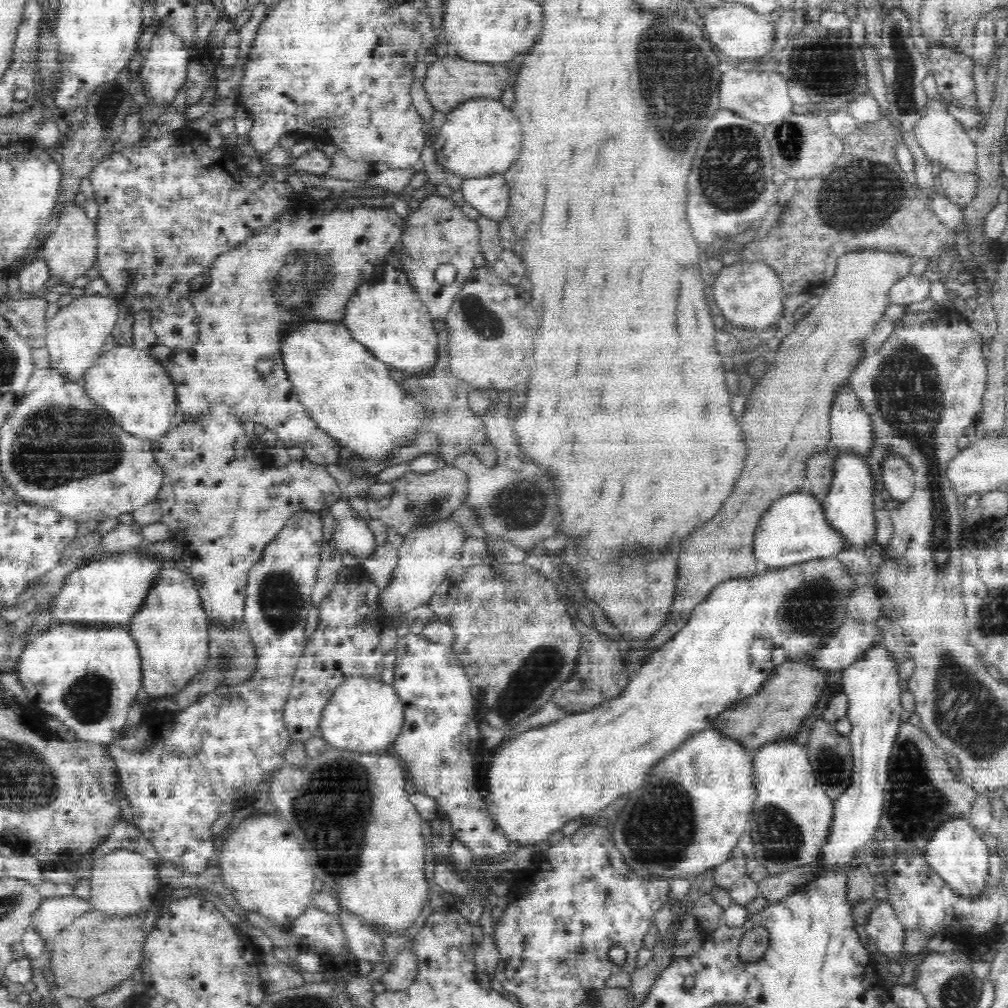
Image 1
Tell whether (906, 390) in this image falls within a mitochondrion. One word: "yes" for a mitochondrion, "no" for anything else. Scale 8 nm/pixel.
yes

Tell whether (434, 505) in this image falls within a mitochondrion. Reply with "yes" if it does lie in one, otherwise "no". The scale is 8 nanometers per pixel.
yes

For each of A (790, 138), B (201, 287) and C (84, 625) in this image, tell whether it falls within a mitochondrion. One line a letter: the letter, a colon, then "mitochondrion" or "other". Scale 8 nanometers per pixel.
A: mitochondrion
B: other
C: other

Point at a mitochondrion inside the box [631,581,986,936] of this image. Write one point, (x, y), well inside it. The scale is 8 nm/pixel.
(913, 809)

